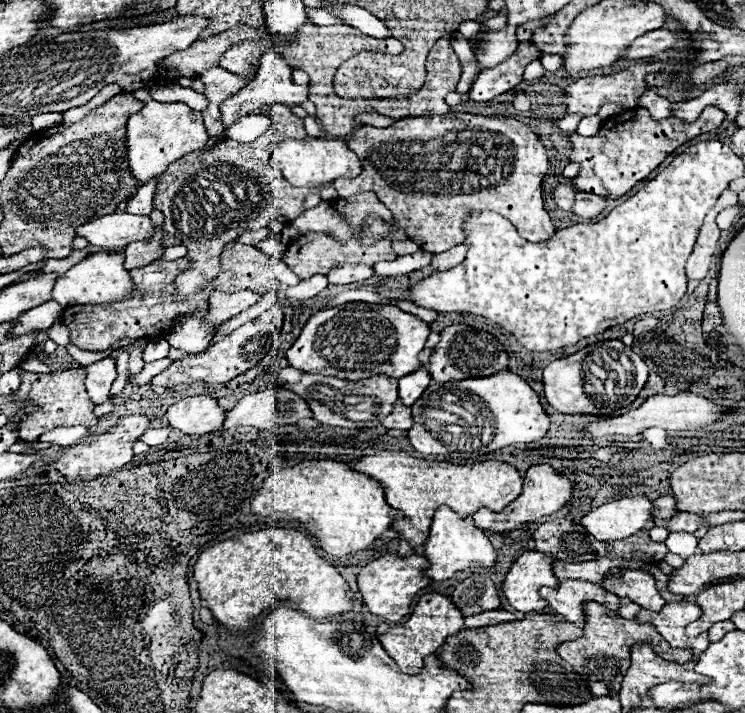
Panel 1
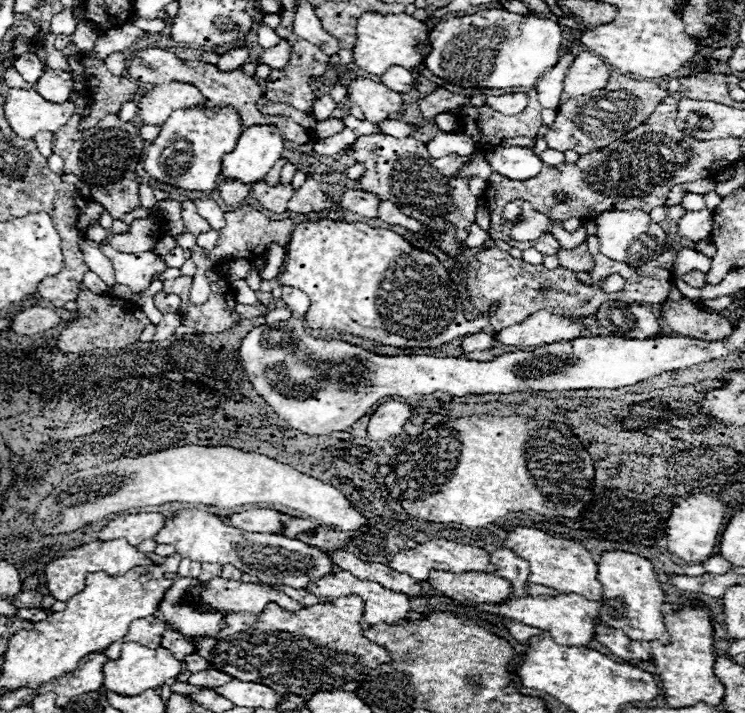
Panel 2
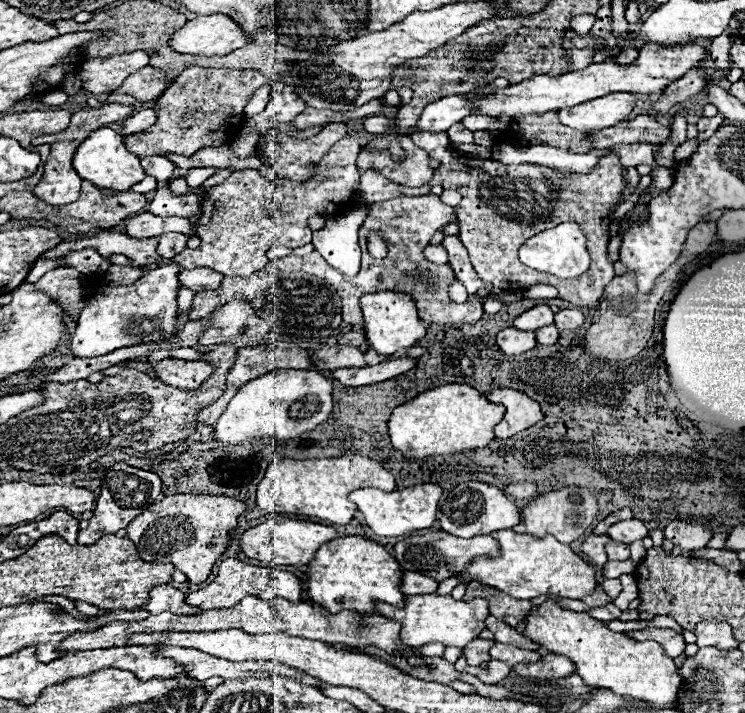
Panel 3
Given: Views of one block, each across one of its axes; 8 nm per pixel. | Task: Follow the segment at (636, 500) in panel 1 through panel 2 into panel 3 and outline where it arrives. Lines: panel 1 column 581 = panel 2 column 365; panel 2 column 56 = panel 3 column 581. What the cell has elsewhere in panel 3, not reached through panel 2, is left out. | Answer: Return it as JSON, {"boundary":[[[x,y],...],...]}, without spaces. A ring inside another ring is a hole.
{"boundary":[[[564,486],[560,490],[552,490],[546,494],[540,494],[534,498],[524,510],[522,510],[522,522],[514,526],[512,530],[518,534],[534,534],[534,536],[546,536],[552,534],[556,536],[558,542],[570,544],[578,536],[584,534],[584,530],[592,524],[594,516],[598,514],[598,502],[596,494],[588,488],[580,486]]]}

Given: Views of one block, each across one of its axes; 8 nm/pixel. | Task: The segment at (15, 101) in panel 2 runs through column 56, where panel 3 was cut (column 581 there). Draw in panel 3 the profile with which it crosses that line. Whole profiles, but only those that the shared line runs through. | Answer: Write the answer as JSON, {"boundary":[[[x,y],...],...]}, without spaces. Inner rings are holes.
{"boundary":[[[608,94],[580,106],[558,110],[560,122],[574,130],[602,130],[616,126],[636,106],[636,94]]]}

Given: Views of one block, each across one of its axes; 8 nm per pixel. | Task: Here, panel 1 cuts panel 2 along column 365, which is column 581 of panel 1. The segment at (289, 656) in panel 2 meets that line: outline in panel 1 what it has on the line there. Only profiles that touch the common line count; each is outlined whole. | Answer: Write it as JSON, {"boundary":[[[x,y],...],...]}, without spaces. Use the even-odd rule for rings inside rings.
{"boundary":[[[586,602],[584,606],[584,618],[586,618],[586,626],[584,626],[584,636],[578,640],[570,640],[570,642],[562,642],[558,646],[558,654],[562,660],[566,660],[578,674],[584,674],[588,678],[588,690],[594,696],[616,696],[620,692],[620,684],[622,678],[628,672],[630,666],[630,648],[636,642],[648,642],[654,646],[654,650],[658,650],[656,654],[660,654],[662,658],[672,658],[678,662],[688,662],[692,658],[692,650],[678,650],[668,646],[660,634],[654,630],[652,624],[638,624],[634,620],[626,620],[620,618],[616,612],[604,608],[598,602]]]}

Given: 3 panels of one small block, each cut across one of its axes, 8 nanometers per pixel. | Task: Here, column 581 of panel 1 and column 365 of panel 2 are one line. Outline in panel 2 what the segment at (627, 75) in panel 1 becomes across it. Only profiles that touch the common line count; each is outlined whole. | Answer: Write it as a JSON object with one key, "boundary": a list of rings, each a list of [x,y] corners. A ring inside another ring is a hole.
{"boundary":[[[358,78],[348,86],[348,100],[358,106],[370,122],[386,120],[404,104],[398,92],[386,88],[382,82],[372,82],[366,78]]]}

